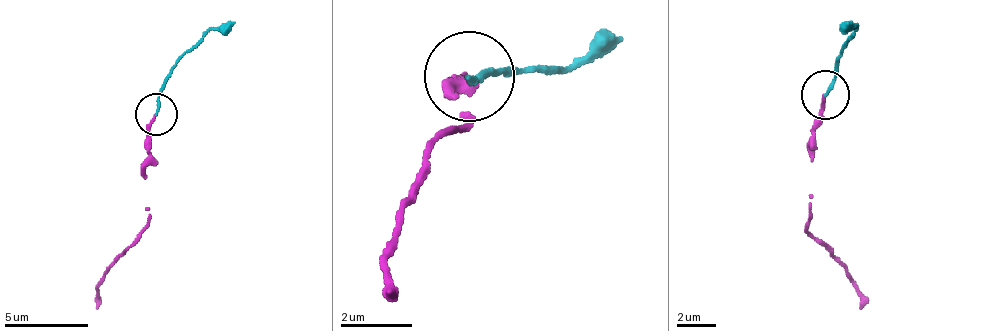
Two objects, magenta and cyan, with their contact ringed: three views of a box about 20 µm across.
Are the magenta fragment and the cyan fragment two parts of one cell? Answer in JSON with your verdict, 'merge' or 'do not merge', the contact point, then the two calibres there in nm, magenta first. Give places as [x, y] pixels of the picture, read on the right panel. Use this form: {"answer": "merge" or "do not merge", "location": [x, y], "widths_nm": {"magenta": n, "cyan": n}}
{"answer": "merge", "location": [825, 94], "widths_nm": {"magenta": 160, "cyan": 160}}

